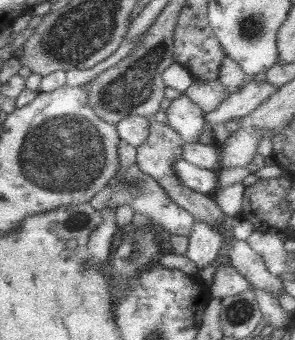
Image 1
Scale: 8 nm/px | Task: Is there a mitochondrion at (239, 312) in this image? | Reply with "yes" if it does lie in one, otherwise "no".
yes

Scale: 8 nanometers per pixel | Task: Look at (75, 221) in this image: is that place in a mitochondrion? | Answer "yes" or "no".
yes

